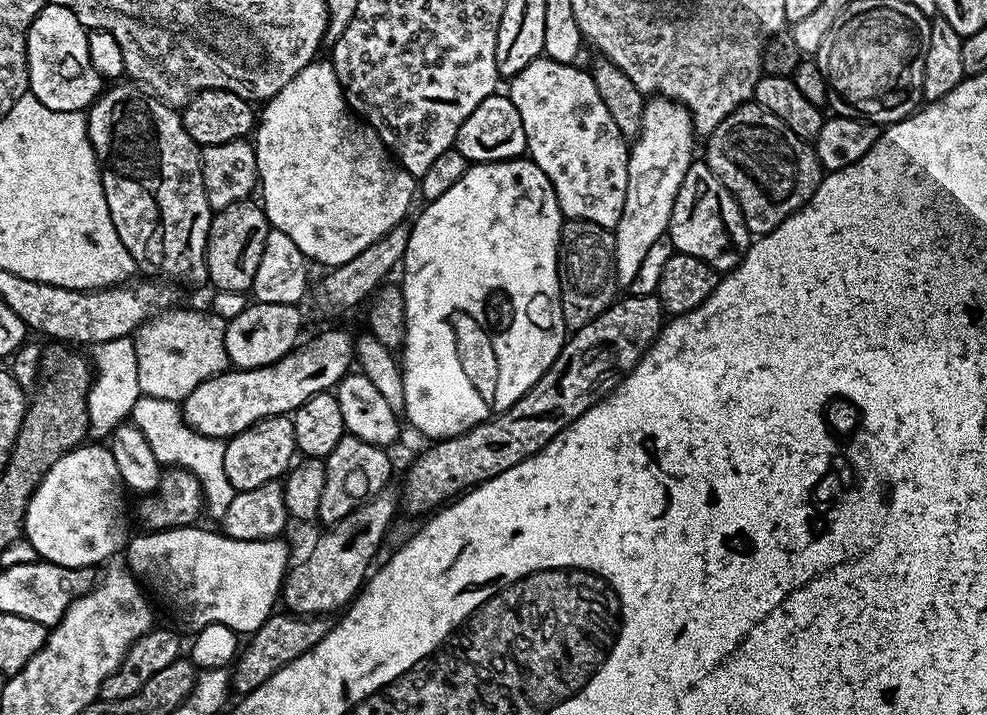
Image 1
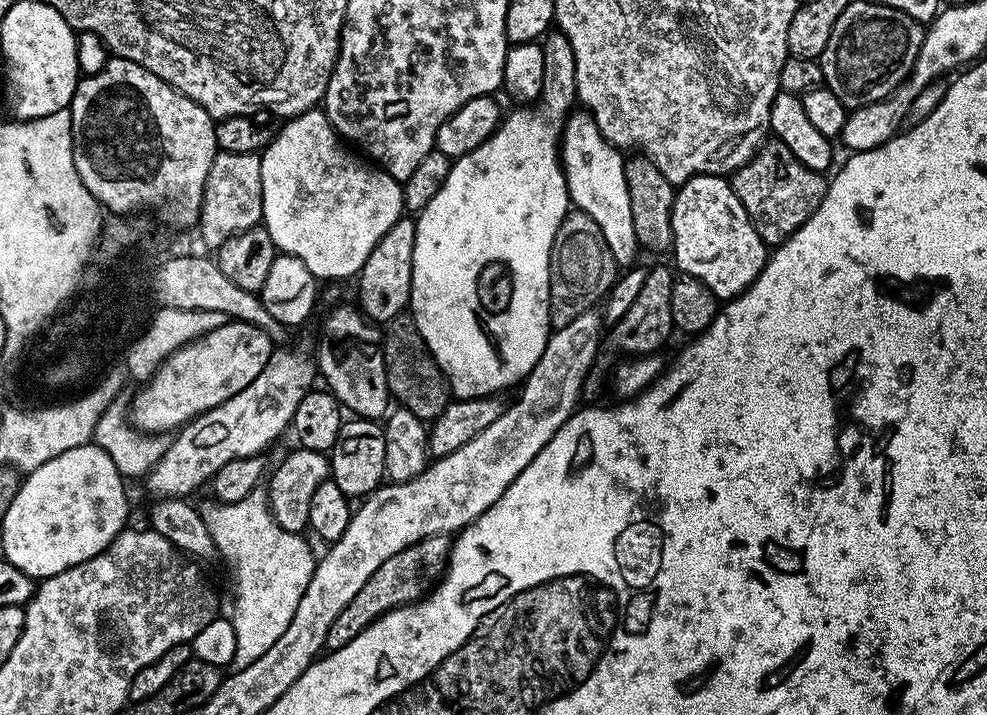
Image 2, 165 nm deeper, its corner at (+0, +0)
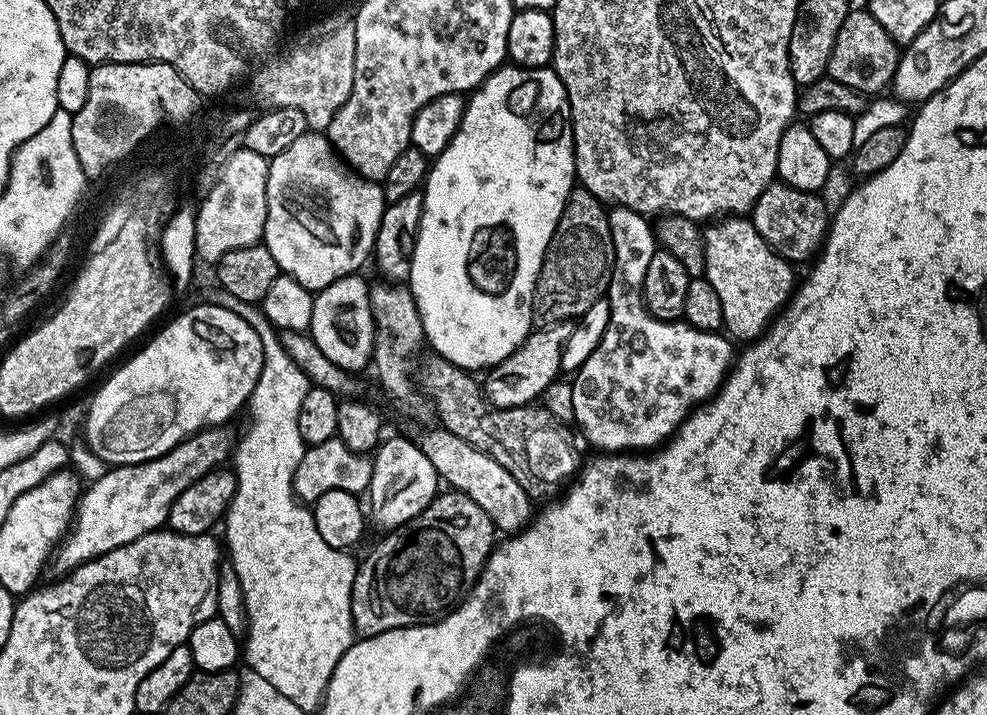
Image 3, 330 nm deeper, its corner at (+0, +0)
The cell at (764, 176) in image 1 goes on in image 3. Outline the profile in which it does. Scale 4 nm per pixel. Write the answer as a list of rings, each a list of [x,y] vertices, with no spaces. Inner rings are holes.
[[[773,182],[762,190],[762,194],[752,207],[750,219],[752,225],[762,234],[762,238],[775,252],[785,260],[811,261],[819,253],[824,237],[830,227],[830,208],[824,205],[823,195],[806,190],[794,190],[789,184]]]

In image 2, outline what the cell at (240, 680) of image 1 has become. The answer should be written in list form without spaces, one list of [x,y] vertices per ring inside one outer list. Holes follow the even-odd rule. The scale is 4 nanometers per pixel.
[[[447,535],[428,536],[422,542],[414,542],[414,546],[394,554],[394,558],[386,558],[386,562],[382,562],[382,566],[370,574],[366,586],[362,586],[362,590],[358,590],[358,594],[346,602],[346,610],[334,618],[334,626],[330,626],[328,635],[327,651],[333,652],[346,646],[346,642],[354,642],[354,638],[358,638],[366,626],[390,610],[423,600],[440,583],[448,567],[448,553],[451,551],[452,540]]]

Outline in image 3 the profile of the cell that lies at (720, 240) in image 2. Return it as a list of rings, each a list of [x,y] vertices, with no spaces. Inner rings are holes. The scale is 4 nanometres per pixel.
[[[732,214],[727,218],[717,219],[715,222],[709,223],[703,229],[703,233],[706,246],[706,266],[703,279],[708,280],[710,286],[714,286],[714,290],[718,293],[718,299],[722,301],[723,331],[737,341],[739,341],[738,339],[744,340],[743,342],[759,340],[768,331],[772,321],[777,319],[781,309],[792,298],[794,285],[798,280],[798,276],[792,273],[793,265],[780,253],[775,252],[764,241],[762,234],[758,234],[751,219],[745,218],[743,215]]]

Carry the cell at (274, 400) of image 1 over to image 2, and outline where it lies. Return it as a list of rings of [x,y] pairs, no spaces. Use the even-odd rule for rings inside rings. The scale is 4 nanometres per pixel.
[[[401,218],[378,238],[378,246],[370,250],[370,258],[361,266],[355,277],[358,307],[369,320],[387,322],[401,315],[412,299],[412,263],[414,262],[414,238],[416,222],[412,218]]]

